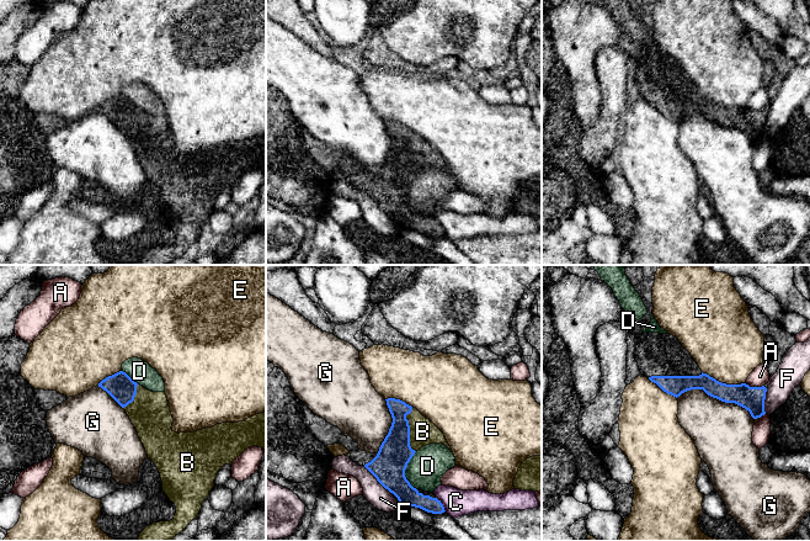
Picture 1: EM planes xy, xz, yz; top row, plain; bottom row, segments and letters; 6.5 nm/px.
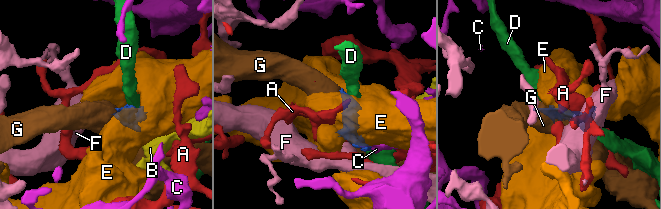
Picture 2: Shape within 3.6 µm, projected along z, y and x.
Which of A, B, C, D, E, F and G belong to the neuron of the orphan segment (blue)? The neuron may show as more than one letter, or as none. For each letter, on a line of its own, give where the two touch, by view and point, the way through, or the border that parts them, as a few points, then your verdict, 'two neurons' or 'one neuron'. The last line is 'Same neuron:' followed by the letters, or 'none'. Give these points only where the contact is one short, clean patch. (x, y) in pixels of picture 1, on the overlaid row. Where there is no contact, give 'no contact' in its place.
A: yz (755, 387) | two neurons
B: xz (409, 430) | one neuron
C: xz (442, 505) | along xz (440, 499), (446, 510) | two neurons
D: xz (404, 471) | two neurons
E: yz (724, 383) | two neurons
F: xz (377, 479) | along xz (364, 466), (390, 493) | two neurons
G: yz (717, 398) | two neurons
Same neuron: B

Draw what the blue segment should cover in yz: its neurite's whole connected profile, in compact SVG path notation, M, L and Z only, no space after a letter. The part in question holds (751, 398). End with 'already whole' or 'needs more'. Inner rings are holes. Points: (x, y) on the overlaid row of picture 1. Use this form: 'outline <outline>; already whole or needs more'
outline M641 333L635 335L635 361L640 375L673 397L691 389L703 389L725 403L735 403L750 412L753 419L766 414L767 388L746 383L726 384L703 373L696 360L671 334Z; needs more

